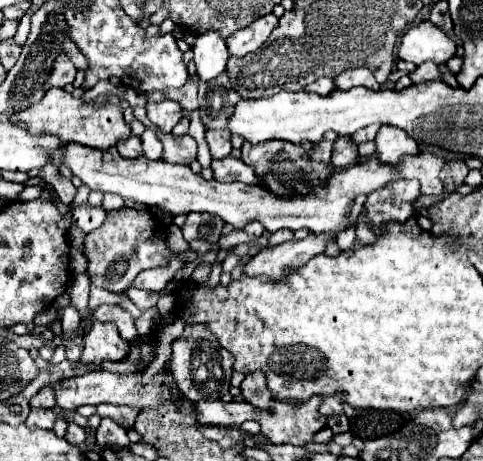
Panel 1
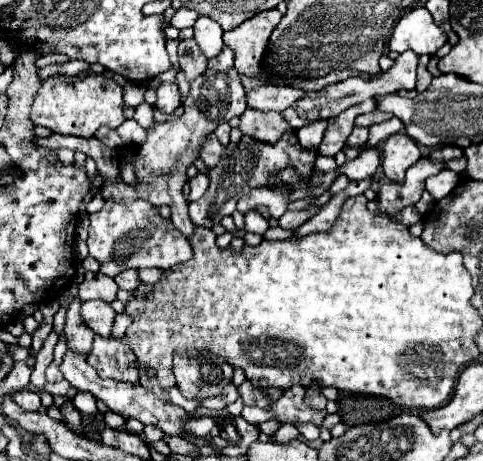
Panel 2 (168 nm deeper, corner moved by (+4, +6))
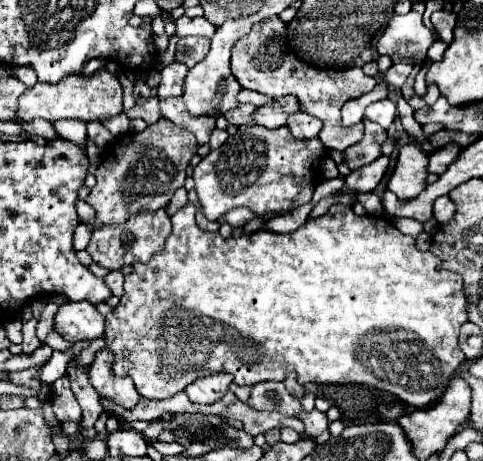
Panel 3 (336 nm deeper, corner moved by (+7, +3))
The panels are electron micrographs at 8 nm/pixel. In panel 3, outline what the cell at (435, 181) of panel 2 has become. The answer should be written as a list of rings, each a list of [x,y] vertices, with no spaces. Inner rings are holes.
[[[443,195],[443,197],[437,197],[435,199],[435,205],[433,205],[433,215],[439,223],[447,223],[447,219],[453,219],[453,213],[455,213],[455,203]]]

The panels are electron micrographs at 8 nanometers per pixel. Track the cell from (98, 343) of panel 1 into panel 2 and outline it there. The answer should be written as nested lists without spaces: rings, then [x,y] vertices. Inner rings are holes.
[[[94,336],[94,348],[88,356],[88,364],[96,368],[100,378],[138,384],[136,356],[122,340]]]

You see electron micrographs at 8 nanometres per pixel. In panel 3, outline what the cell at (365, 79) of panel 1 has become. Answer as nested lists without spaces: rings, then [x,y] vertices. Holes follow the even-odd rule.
[[[269,17],[251,27],[251,33],[241,37],[231,55],[231,71],[241,87],[263,93],[271,99],[283,95],[295,95],[305,113],[319,117],[323,121],[323,129],[319,139],[327,149],[345,151],[355,145],[363,137],[363,123],[355,127],[341,127],[341,107],[345,101],[355,99],[367,91],[371,91],[377,81],[363,73],[363,69],[345,69],[345,71],[321,71],[317,67],[309,67],[301,63],[289,47],[285,47],[285,23],[279,17]]]

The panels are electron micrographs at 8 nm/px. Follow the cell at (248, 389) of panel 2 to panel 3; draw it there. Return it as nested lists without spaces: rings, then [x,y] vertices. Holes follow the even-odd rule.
[[[267,381],[267,383],[257,383],[251,389],[251,395],[247,399],[247,405],[255,411],[279,411],[283,415],[295,417],[297,413],[303,411],[301,403],[297,397],[293,397],[283,383],[277,381]]]

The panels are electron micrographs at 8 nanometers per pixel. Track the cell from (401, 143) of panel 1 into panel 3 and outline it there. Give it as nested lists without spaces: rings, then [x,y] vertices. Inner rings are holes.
[[[415,143],[399,147],[395,169],[389,177],[389,191],[393,191],[401,201],[417,197],[425,189],[425,163],[427,153],[423,153]]]

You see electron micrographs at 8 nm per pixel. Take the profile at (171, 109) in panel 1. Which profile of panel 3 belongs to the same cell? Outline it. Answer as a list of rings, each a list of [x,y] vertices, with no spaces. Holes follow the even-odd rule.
[[[173,61],[161,71],[161,85],[157,87],[157,97],[167,99],[167,97],[181,97],[181,87],[187,75],[187,67]]]

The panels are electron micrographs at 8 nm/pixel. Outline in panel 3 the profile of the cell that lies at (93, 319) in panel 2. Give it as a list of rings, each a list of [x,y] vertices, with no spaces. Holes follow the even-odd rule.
[[[67,301],[55,315],[55,331],[69,341],[91,341],[103,337],[105,317],[89,301]]]

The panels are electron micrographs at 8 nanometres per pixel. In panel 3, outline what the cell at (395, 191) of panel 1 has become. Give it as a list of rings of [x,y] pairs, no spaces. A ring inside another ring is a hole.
[[[447,145],[443,149],[437,149],[435,153],[429,155],[429,165],[427,165],[427,173],[435,173],[439,175],[441,171],[445,171],[445,167],[459,155],[461,147],[459,145]]]

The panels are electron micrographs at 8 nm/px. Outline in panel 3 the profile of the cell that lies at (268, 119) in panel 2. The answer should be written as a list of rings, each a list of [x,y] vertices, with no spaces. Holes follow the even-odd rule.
[[[239,103],[237,109],[229,111],[227,115],[227,121],[241,127],[241,125],[257,125],[255,123],[255,113],[257,113],[257,107],[249,105],[249,103]]]

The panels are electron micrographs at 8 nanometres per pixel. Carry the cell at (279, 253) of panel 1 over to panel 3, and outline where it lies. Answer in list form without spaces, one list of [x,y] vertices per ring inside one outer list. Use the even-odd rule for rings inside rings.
[[[381,155],[373,163],[351,171],[345,177],[345,191],[341,191],[337,195],[361,195],[361,193],[373,191],[379,185],[379,181],[383,179],[383,175],[387,171],[387,165],[389,165],[389,157]]]

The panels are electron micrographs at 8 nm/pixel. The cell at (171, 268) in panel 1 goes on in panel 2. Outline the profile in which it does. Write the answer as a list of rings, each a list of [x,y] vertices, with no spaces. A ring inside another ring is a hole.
[[[124,270],[124,272],[120,272],[114,280],[116,280],[116,284],[118,284],[122,290],[128,290],[128,292],[132,292],[132,288],[140,286],[140,278],[138,278],[138,272],[136,272],[136,270]]]

